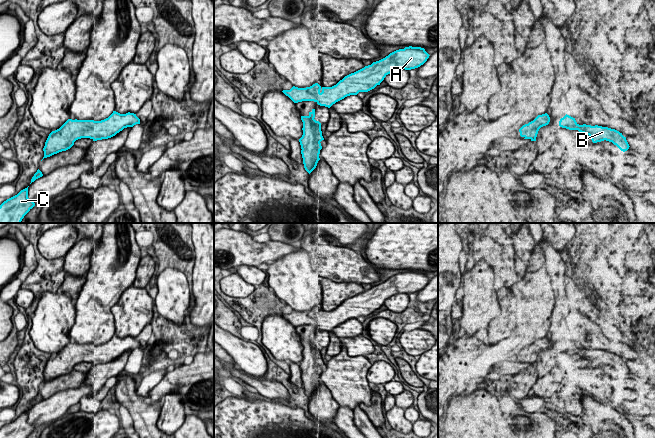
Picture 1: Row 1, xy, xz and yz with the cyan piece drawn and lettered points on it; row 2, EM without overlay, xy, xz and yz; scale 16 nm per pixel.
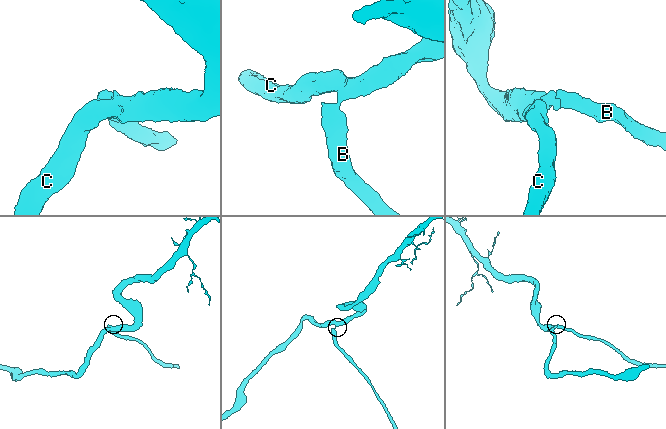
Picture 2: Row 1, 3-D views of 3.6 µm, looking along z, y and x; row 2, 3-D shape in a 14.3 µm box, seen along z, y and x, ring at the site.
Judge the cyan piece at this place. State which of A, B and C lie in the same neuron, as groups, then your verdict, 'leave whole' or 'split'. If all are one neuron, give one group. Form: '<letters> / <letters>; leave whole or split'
A B C; leave whole

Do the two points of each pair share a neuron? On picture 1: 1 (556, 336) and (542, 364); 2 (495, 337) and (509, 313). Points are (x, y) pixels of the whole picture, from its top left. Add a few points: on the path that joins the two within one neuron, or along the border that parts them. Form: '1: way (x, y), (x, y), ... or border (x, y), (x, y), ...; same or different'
1: way (555, 343), (547, 357); same
2: way (498, 331), (508, 319); same

